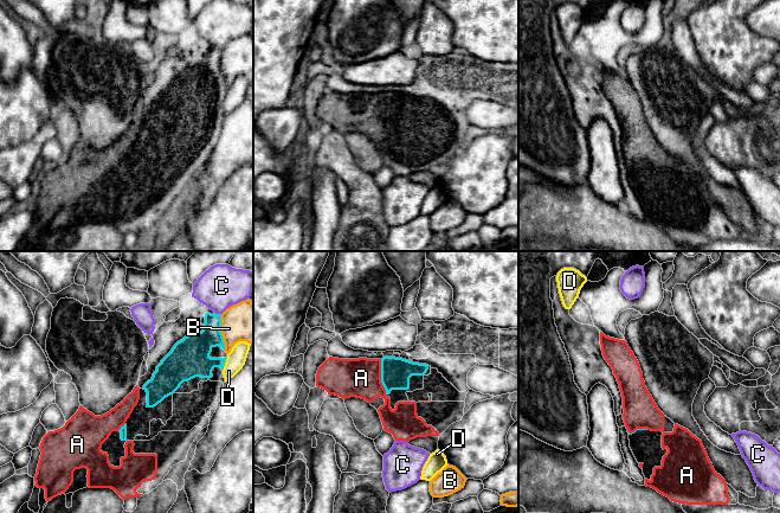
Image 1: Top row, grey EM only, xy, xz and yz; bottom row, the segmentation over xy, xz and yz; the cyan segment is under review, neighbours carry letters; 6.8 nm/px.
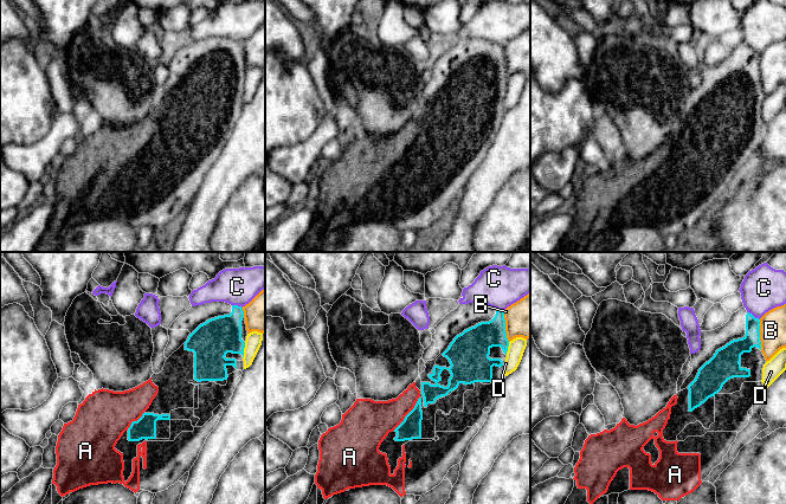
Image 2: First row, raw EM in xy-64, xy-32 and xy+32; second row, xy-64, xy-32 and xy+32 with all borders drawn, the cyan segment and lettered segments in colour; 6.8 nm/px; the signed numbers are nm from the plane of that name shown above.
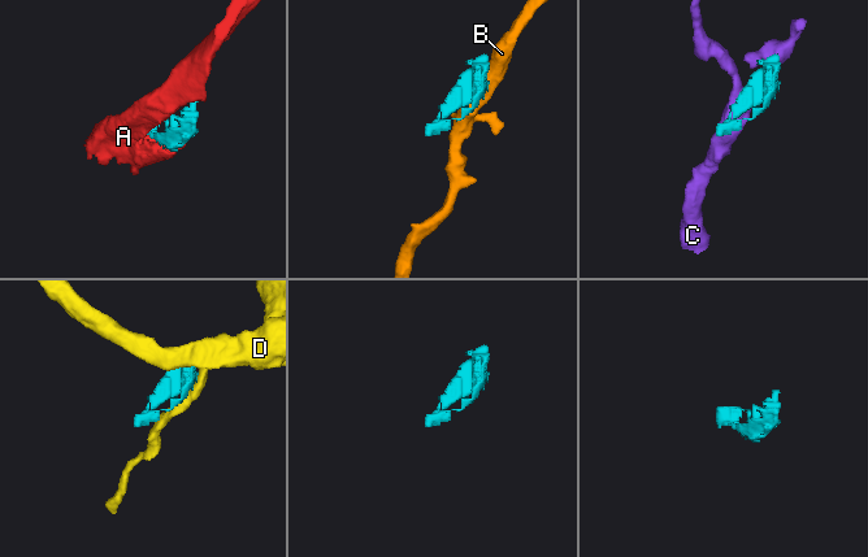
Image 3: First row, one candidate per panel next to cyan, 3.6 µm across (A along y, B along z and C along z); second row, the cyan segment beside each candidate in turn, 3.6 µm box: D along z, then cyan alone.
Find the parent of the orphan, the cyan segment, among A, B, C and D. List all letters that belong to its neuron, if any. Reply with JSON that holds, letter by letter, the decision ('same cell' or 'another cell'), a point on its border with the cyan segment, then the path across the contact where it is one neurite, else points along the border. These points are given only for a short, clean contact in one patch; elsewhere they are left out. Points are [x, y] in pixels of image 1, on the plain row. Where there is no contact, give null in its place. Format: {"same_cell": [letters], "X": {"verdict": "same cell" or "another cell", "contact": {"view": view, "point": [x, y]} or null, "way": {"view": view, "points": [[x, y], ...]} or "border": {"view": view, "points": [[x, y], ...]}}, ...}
{"same_cell": ["A"], "A": {"verdict": "same cell", "contact": {"view": "xz", "point": [381, 111]}}, "B": {"verdict": "another cell", "contact": {"view": "xy", "point": [220, 66]}}, "C": {"verdict": "another cell", "contact": {"view": "xy", "point": [218, 49]}}, "D": {"verdict": "another cell", "contact": {"view": "xy", "point": [224, 98]}}}

